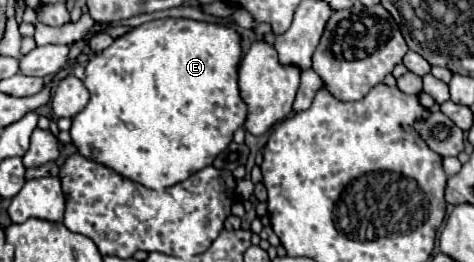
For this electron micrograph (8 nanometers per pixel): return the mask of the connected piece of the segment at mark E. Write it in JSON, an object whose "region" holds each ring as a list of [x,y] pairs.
{"region":[[[152,19],[132,31],[128,31],[126,35],[118,37],[108,49],[104,49],[102,53],[98,53],[94,59],[90,59],[88,63],[88,73],[84,79],[86,89],[90,91],[90,101],[88,105],[72,119],[72,141],[78,147],[78,151],[86,157],[86,159],[94,159],[98,163],[104,163],[108,167],[112,167],[116,173],[130,177],[132,181],[146,185],[150,189],[160,189],[160,187],[170,187],[176,185],[184,179],[188,179],[192,173],[212,165],[212,161],[230,145],[234,133],[238,127],[242,127],[246,123],[248,117],[248,105],[244,103],[244,99],[240,97],[240,87],[238,87],[238,63],[242,57],[242,37],[238,31],[226,27],[226,25],[218,25],[218,23],[208,23],[208,21],[194,21],[194,19]]]}

